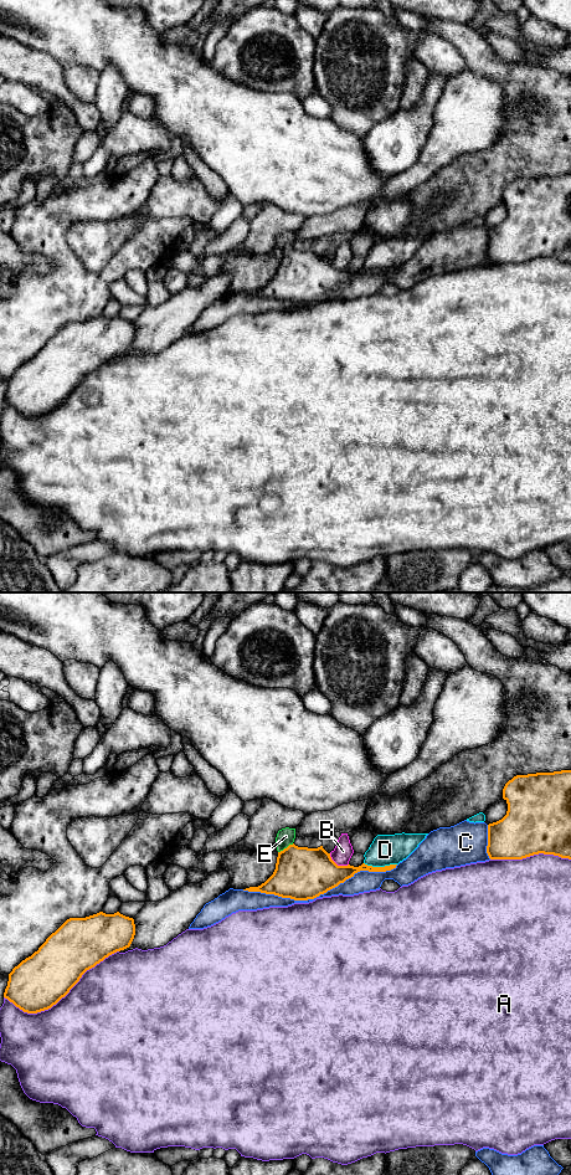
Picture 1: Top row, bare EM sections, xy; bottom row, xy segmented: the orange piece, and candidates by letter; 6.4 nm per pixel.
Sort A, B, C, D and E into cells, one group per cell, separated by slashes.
A / B / C / D / E

